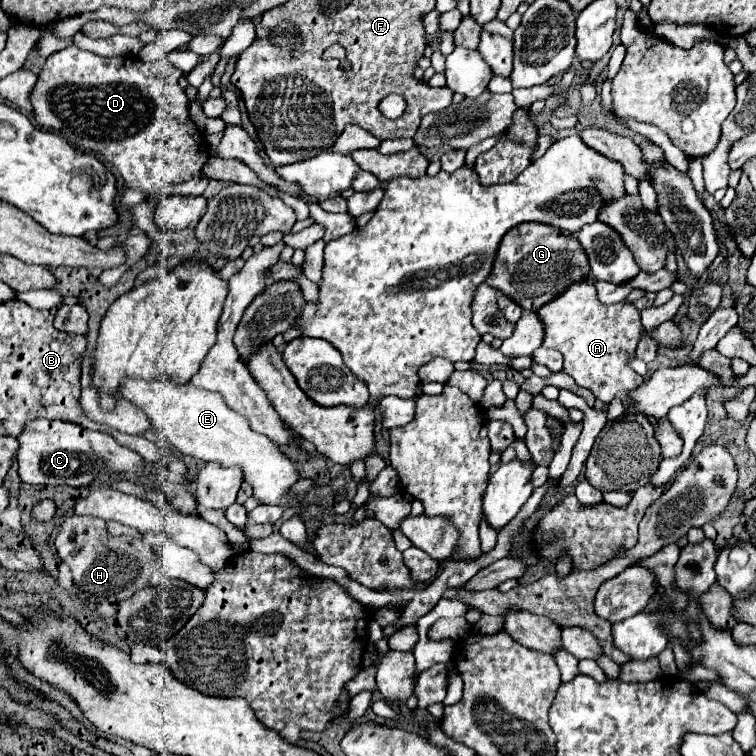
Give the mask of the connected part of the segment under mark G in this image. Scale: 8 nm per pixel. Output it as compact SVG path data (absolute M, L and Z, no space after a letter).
M519 224L505 234L505 240L501 240L493 276L489 276L487 284L507 296L513 296L513 300L517 300L523 310L533 312L561 296L569 286L585 282L587 276L587 252L579 240L573 238L573 234L565 234L563 230L549 224Z

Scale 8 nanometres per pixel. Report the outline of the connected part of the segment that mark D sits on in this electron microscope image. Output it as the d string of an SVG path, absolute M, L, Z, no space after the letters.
M69 46L61 52L51 54L39 72L39 82L31 92L35 120L39 126L67 138L67 142L75 148L93 152L105 162L111 162L125 178L127 188L147 192L149 198L157 204L165 186L191 180L193 174L199 172L209 158L205 138L189 118L189 100L185 96L185 90L179 86L181 74L183 72L167 60L143 62L131 56L101 58L93 52Z

